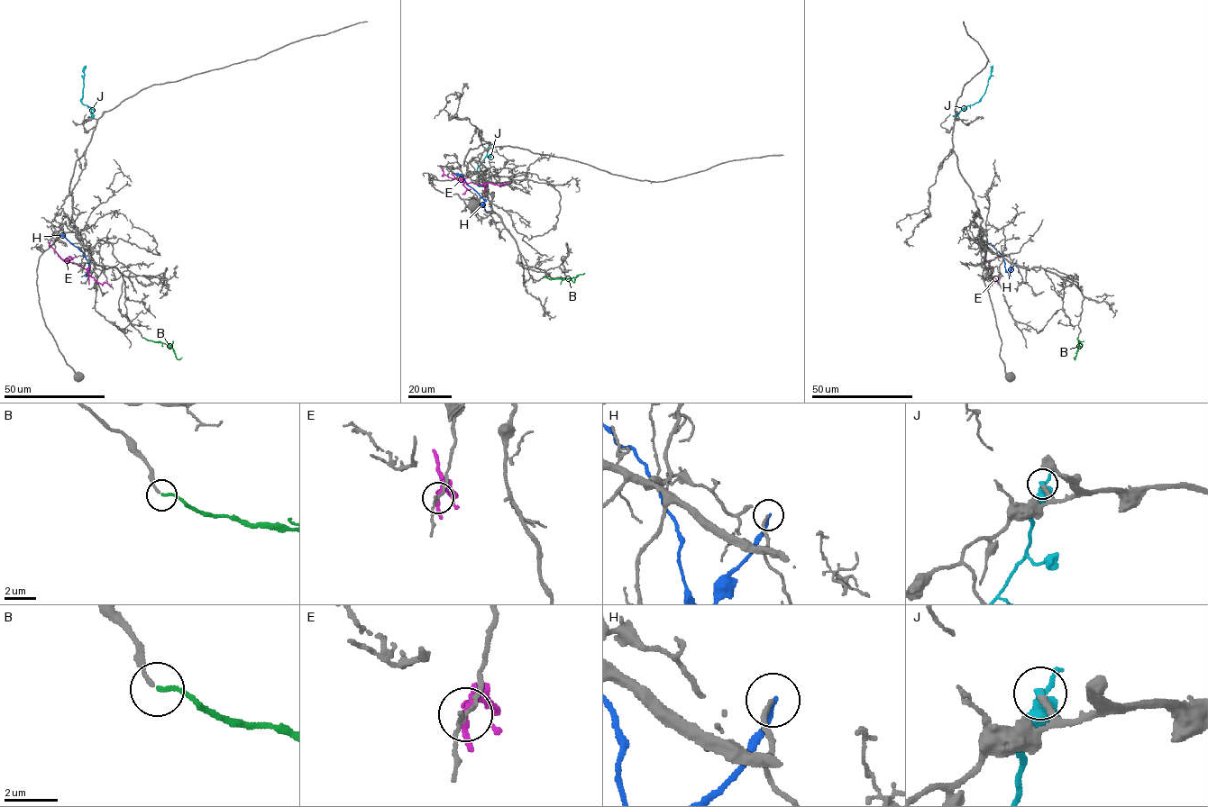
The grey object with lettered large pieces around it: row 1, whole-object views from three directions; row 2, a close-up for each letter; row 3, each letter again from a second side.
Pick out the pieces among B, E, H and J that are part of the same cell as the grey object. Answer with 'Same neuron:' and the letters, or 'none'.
Same neuron: B, J

